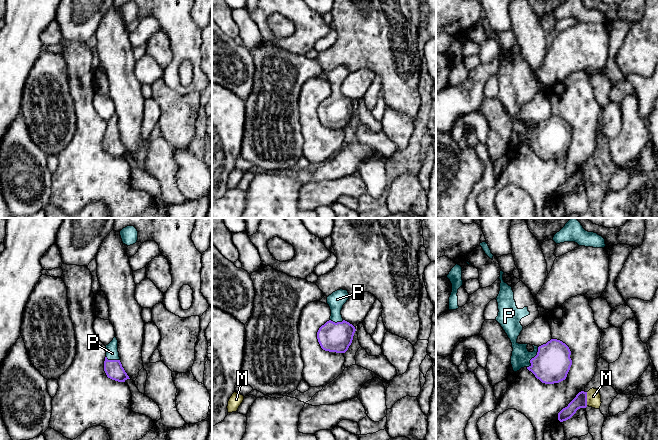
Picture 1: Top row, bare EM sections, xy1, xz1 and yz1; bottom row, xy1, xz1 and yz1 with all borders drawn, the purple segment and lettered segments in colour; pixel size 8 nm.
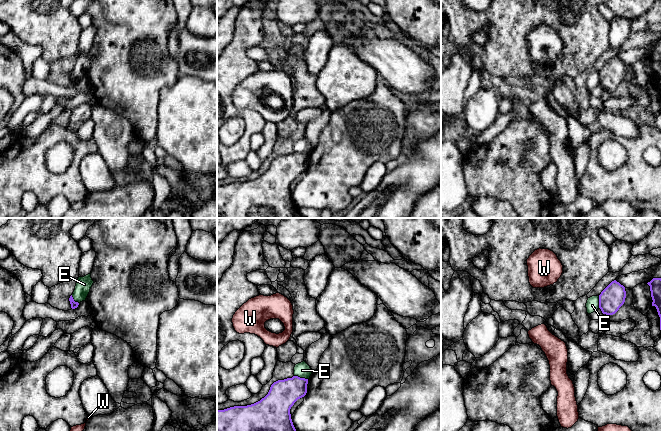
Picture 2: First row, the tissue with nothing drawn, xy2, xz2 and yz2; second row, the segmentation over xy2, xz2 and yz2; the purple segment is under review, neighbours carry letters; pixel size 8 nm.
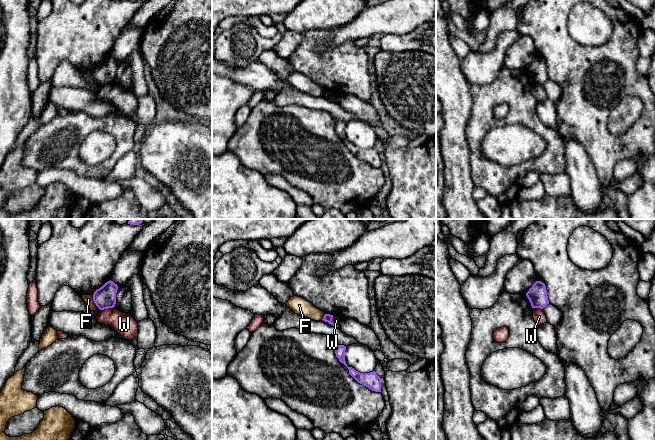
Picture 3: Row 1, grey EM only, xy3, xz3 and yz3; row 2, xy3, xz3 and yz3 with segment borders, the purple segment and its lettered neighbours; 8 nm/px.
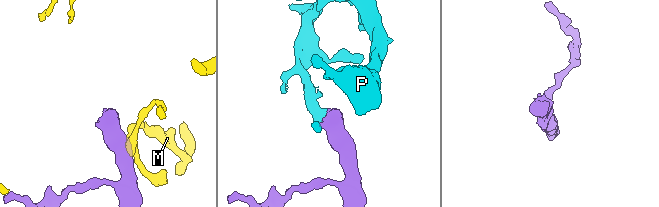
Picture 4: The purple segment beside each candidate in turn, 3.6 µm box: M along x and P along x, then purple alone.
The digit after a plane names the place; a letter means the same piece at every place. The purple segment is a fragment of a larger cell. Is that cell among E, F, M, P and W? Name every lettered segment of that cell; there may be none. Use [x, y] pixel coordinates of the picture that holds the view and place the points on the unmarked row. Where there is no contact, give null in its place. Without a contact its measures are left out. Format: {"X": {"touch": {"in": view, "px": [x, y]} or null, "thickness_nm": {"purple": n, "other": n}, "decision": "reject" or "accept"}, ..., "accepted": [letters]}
{"E": {"touch": {"in": "xz2", "px": [301, 154]}, "thickness_nm": {"purple": 220, "other": 120}, "decision": "reject"}, "F": {"touch": {"in": "xy3", "px": [93, 76]}, "thickness_nm": {"purple": 180, "other": 80}, "decision": "reject"}, "M": {"touch": {"in": "yz1", "px": [586, 175]}, "thickness_nm": {"purple": 110, "other": 110}, "decision": "reject"}, "P": {"touch": {"in": "yz1", "px": [534, 133]}, "thickness_nm": {"purple": 300, "other": 150}, "decision": "accept"}, "W": {"touch": {"in": "xy3", "px": [107, 84]}, "thickness_nm": {"purple": 180, "other": 180}, "decision": "reject"}, "accepted": ["P"]}

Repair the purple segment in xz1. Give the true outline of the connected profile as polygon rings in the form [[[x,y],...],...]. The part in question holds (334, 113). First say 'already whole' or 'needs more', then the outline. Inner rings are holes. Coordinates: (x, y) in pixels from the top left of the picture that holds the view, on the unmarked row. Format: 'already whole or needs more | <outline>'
needs more | [[[337,66],[327,73],[331,86],[330,96],[317,108],[317,115],[325,127],[345,129],[352,119],[355,103],[342,94],[341,86],[350,71],[347,66]]]

